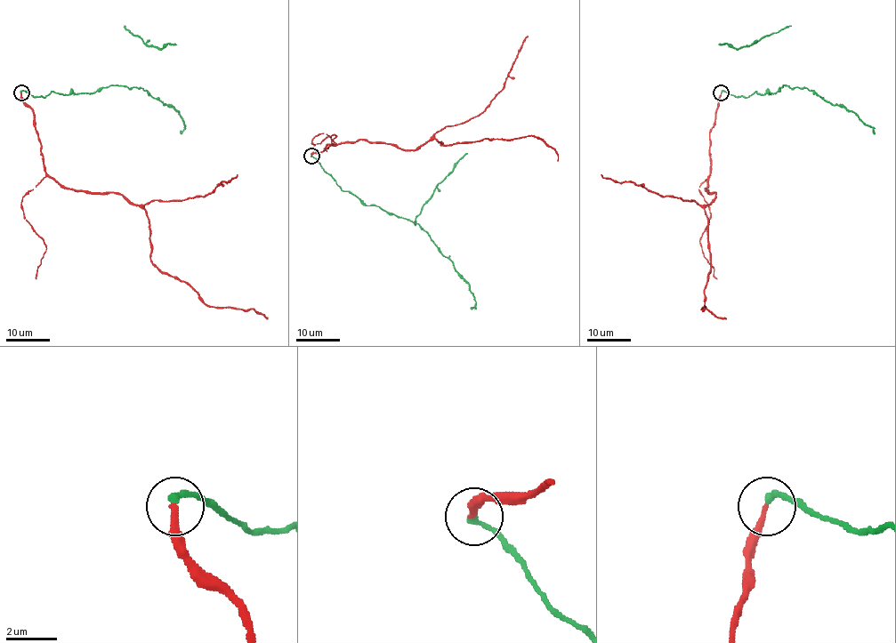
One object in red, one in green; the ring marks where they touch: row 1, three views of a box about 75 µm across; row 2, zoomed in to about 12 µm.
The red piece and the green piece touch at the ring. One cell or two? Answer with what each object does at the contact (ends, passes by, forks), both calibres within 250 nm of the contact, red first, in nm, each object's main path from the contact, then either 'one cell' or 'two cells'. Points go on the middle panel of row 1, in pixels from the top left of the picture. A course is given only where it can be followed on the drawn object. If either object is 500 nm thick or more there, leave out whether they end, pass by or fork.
red ends; green ends; calibres 240 and 280 nm; course red (311, 156), (329, 144), (359, 140), (417, 149), (435, 139), (450, 145), (530, 135), (555, 151), (557, 160); course green (311, 156), (342, 190), (358, 196), (367, 205), (378, 205), (417, 223), (469, 285), (475, 303), (470, 309); two cells

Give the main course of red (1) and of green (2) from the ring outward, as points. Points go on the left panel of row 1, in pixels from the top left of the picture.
1: (21, 92), (50, 175), (141, 206), (150, 260), (160, 269), (206, 304), (254, 309), (266, 318)
2: (21, 92), (46, 97), (52, 91), (92, 93), (108, 85), (136, 87), (178, 110), (185, 124), (180, 133)

